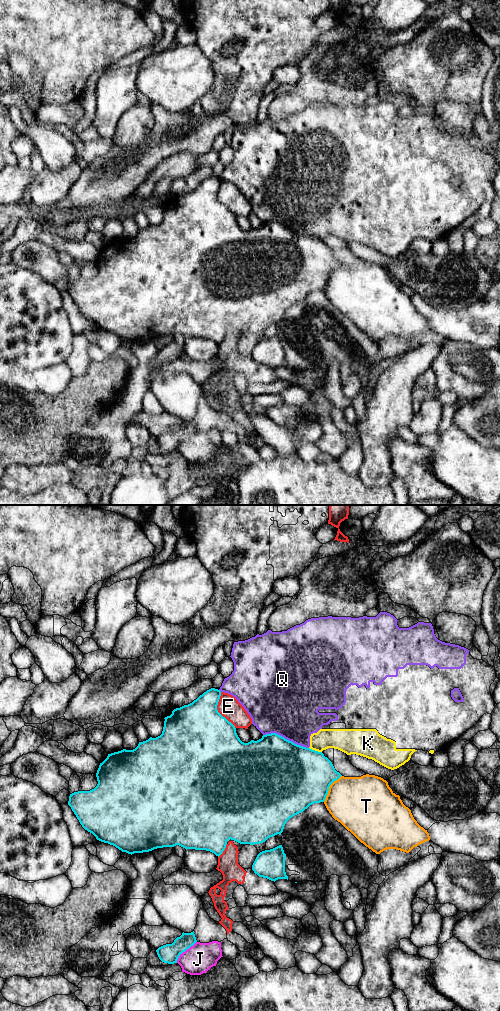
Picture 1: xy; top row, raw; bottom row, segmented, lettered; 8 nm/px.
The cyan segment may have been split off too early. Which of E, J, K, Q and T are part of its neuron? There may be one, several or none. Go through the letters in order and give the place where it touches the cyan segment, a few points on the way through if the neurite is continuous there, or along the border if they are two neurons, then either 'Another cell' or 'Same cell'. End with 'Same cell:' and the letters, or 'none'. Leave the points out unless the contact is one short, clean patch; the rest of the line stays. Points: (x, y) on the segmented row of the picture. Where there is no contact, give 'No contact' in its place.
E: Touches cyan at xy (217, 711). Another cell
J: Touches cyan at xy (184, 951). Another cell
K: Touches cyan at xy (314, 750). Boundary: xy (309, 747), (321, 752). Another cell
Q: Touches cyan at xy (286, 739). Another cell
T: Touches cyan at xy (328, 788). Another cell
Same cell: none

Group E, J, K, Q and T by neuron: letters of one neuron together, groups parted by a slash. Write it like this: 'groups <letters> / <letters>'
groups E / J / K Q / T

